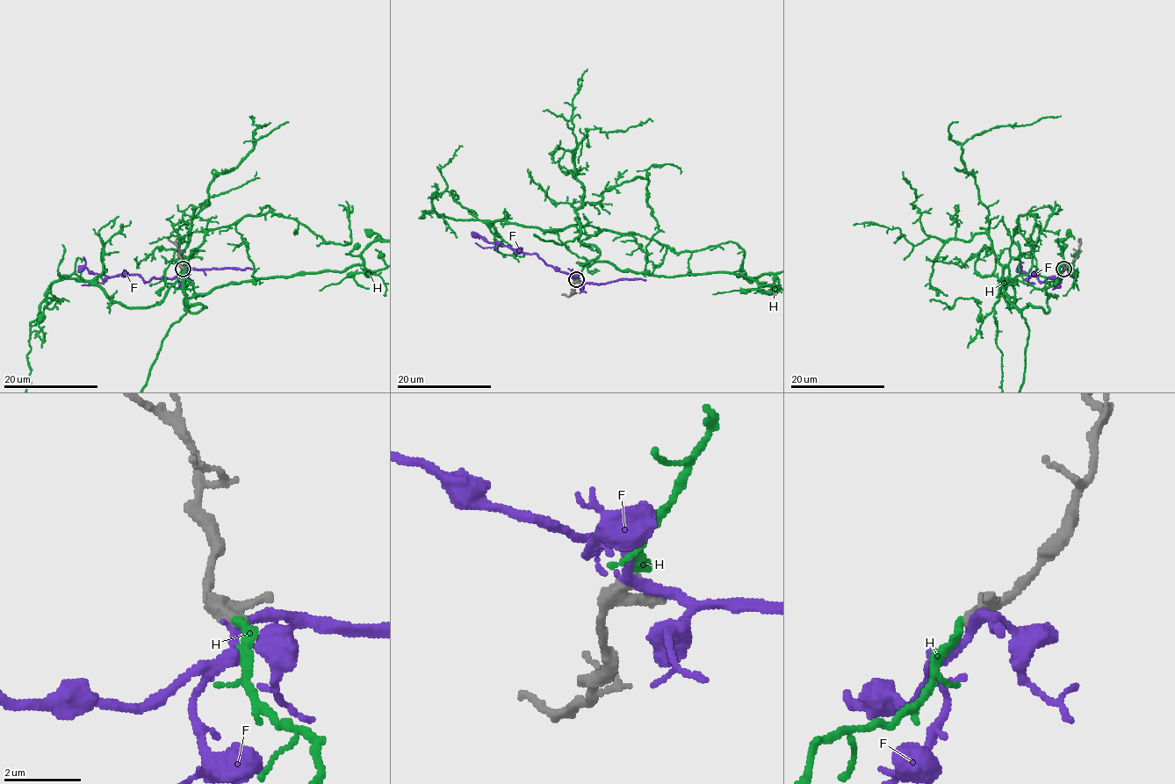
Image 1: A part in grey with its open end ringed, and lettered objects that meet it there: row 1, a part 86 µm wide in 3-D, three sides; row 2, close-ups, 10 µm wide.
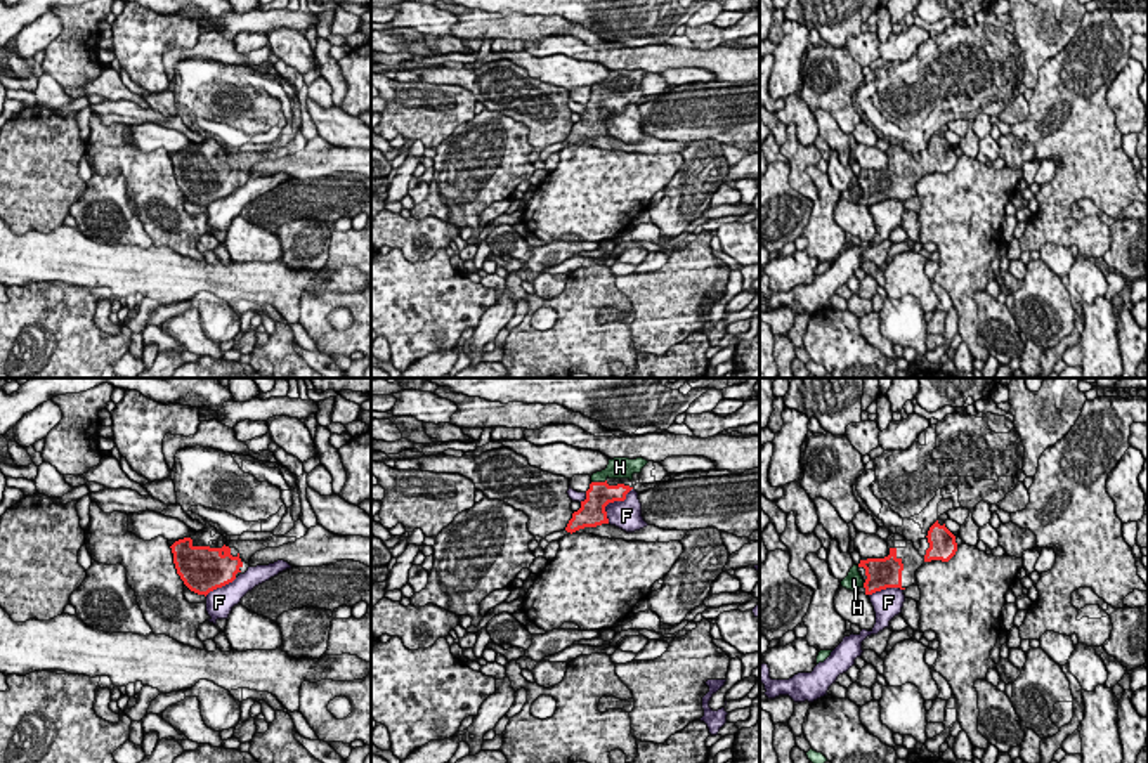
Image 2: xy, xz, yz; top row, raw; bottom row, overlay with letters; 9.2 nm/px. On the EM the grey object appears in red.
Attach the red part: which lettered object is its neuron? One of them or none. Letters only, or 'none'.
H

